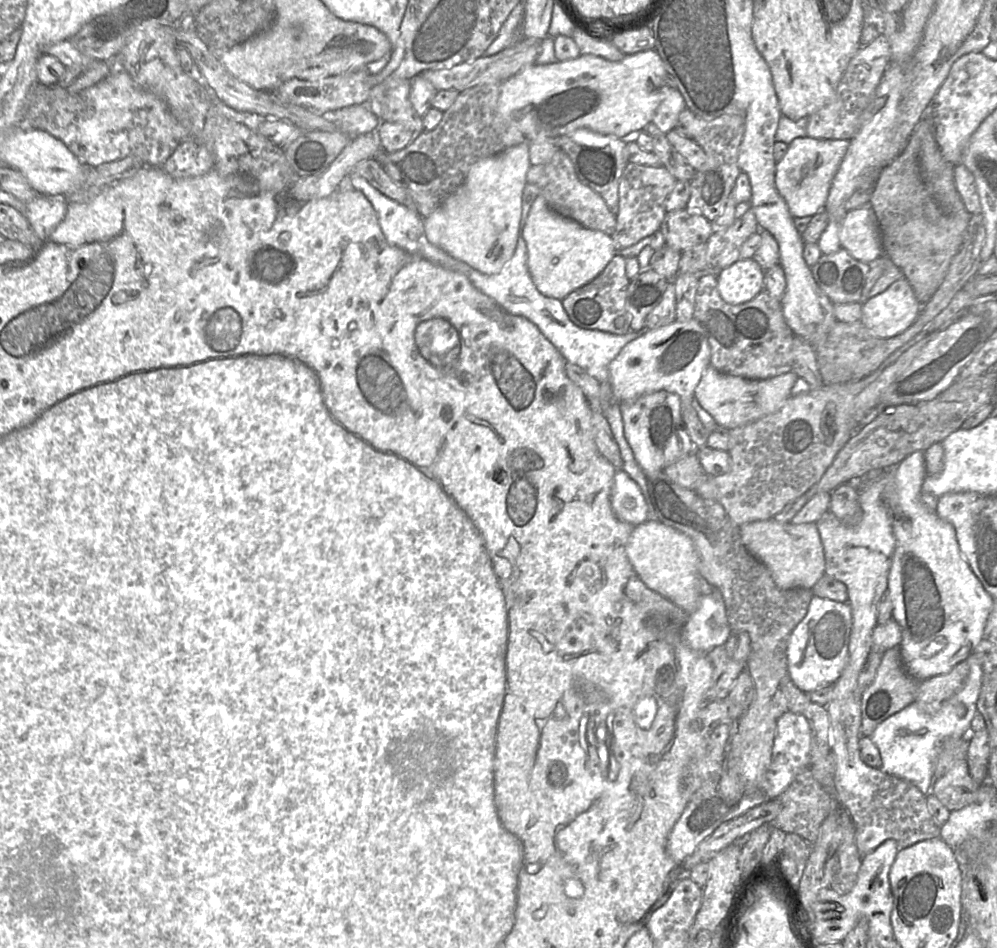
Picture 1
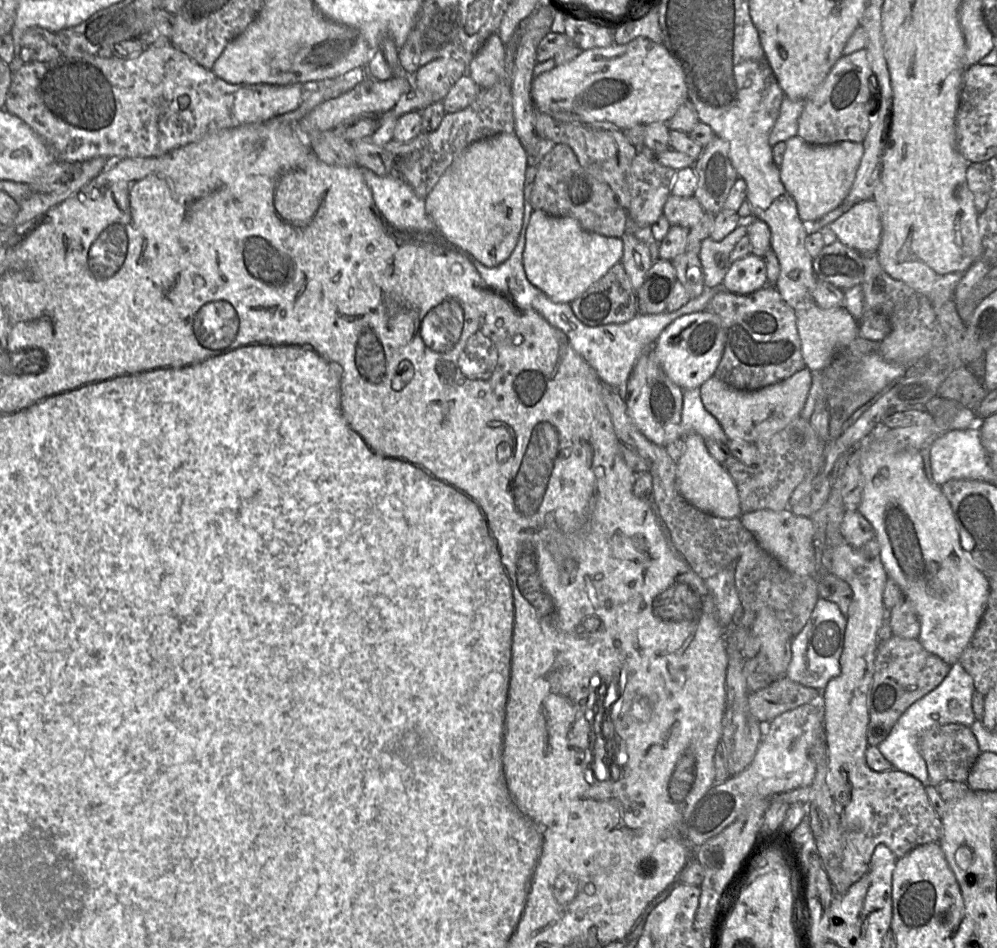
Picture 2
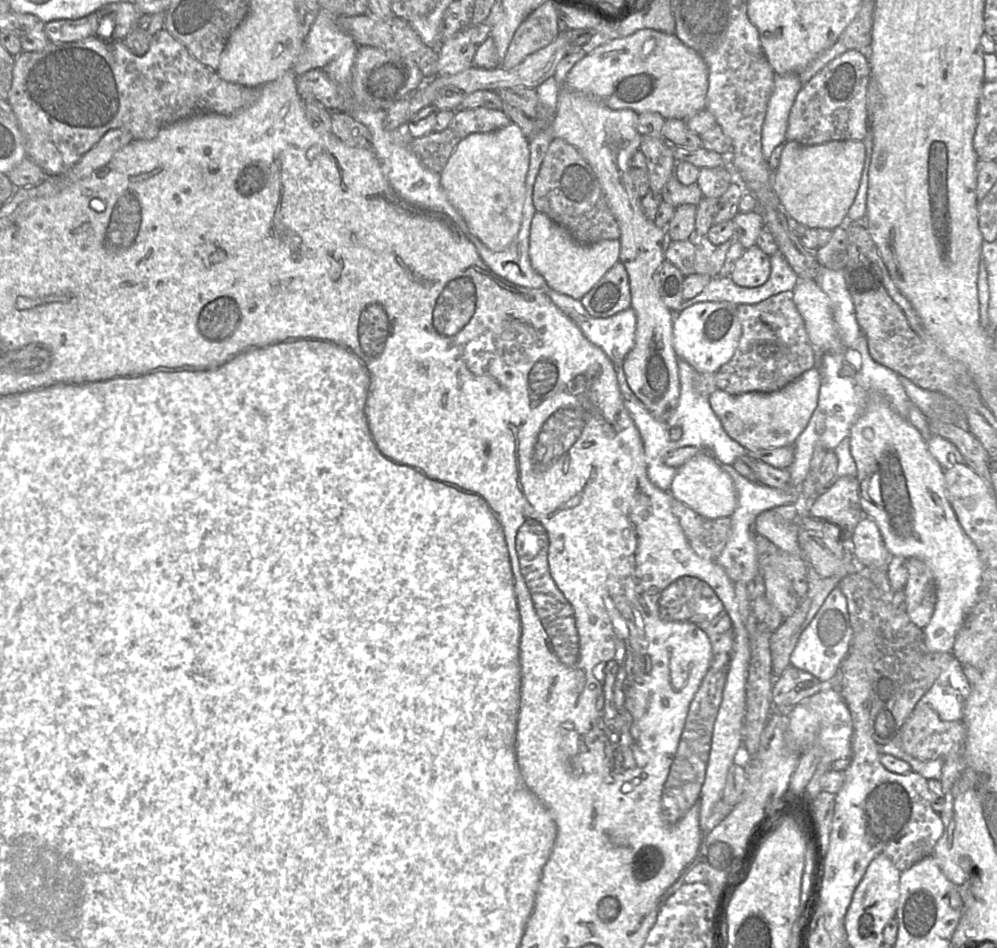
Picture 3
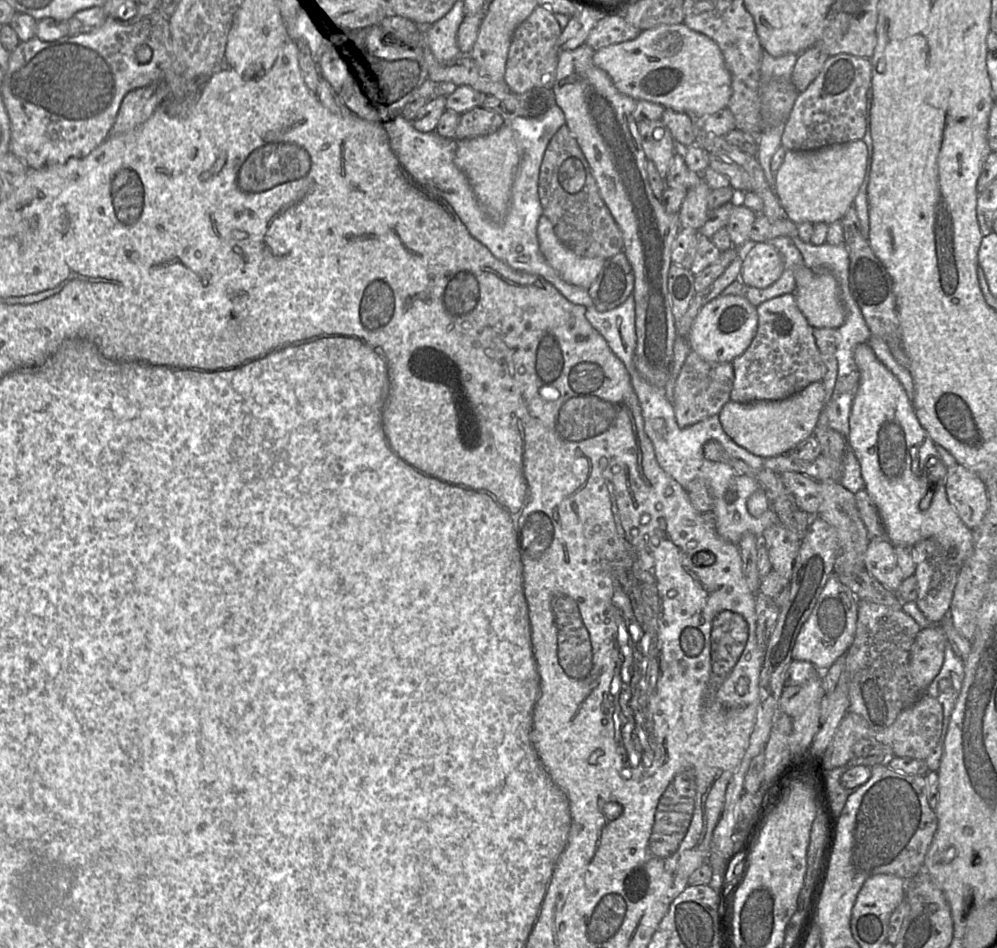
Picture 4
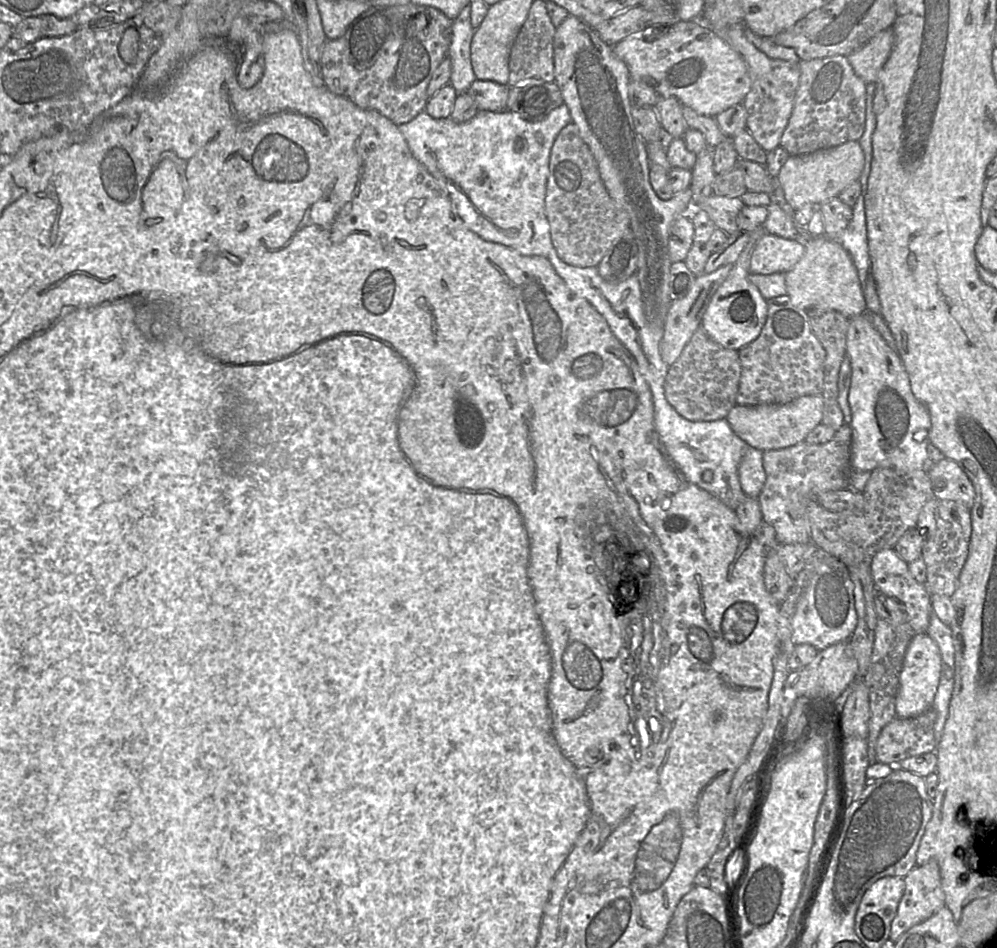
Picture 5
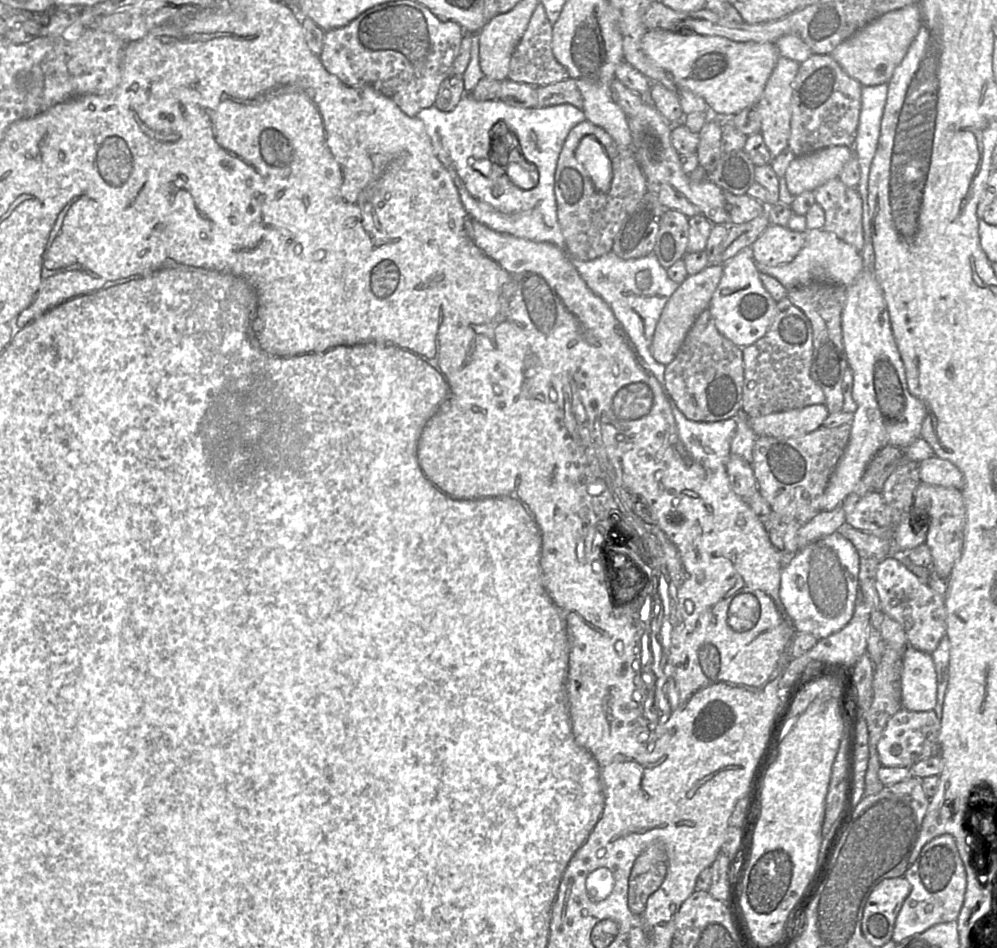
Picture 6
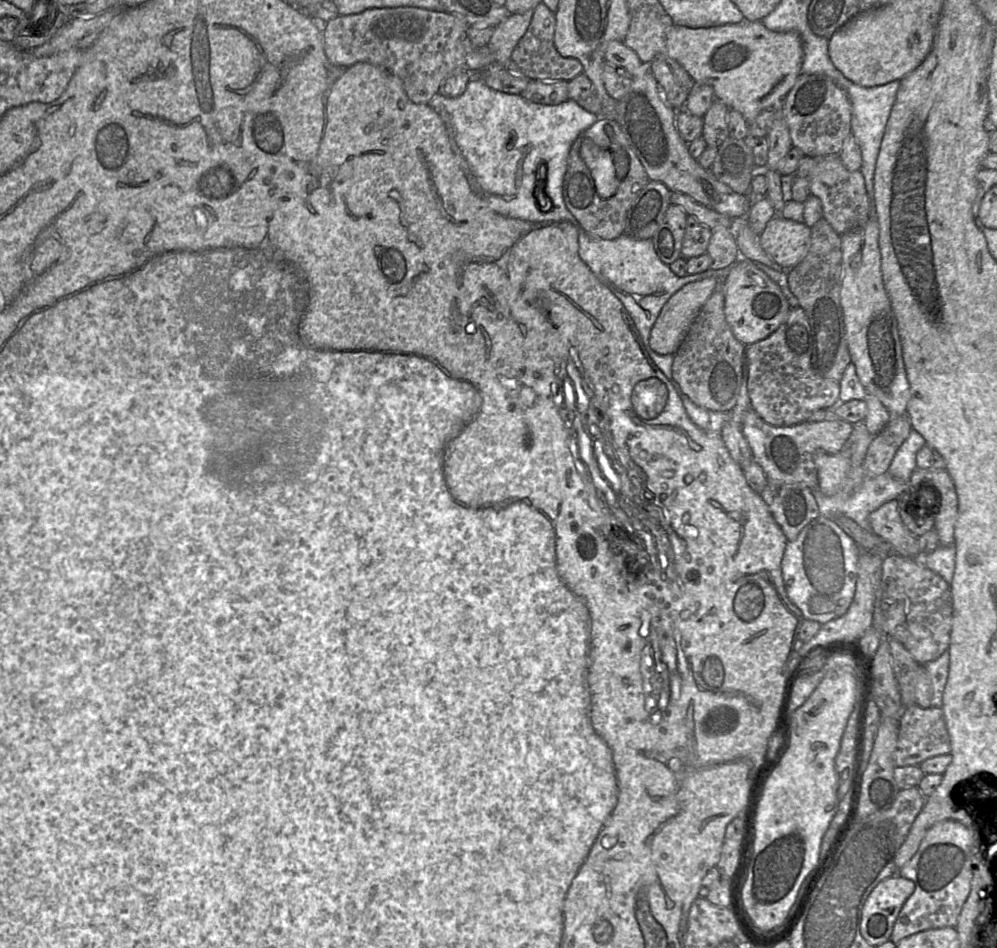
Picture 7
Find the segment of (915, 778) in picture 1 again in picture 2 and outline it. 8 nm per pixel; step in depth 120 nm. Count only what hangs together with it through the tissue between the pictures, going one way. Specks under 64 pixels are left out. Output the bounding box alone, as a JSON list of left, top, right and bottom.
[877,663,975,787]

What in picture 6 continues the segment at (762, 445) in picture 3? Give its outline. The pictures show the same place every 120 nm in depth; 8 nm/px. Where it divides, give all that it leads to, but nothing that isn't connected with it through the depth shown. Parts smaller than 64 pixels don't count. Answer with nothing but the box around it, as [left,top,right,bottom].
[748,404,829,438]

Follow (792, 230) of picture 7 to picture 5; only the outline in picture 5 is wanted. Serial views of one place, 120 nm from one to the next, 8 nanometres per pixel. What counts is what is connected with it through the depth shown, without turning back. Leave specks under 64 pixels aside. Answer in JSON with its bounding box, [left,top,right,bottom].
[750,232,804,273]

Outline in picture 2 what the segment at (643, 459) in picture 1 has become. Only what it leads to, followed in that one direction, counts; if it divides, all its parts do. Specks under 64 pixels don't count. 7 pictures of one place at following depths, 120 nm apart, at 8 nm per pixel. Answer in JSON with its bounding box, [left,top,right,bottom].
[625,345,683,447]

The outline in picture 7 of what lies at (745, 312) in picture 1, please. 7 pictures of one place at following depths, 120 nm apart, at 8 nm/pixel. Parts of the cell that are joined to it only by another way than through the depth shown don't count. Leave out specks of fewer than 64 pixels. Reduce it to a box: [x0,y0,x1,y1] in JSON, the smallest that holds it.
[745,307,840,427]

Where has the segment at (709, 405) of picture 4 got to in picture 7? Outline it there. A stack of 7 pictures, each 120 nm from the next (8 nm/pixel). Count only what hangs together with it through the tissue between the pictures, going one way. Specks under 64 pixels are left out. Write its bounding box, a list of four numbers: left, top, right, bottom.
[672,282,745,413]

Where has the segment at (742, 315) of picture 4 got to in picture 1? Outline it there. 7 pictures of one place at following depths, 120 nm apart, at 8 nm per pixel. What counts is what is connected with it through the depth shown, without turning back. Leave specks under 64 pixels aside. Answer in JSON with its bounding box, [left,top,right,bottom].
[603,319,711,493]

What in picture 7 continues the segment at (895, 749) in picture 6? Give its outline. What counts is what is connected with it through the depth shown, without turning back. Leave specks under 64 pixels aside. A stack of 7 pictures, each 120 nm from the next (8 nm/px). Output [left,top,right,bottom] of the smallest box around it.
[893,705,951,767]

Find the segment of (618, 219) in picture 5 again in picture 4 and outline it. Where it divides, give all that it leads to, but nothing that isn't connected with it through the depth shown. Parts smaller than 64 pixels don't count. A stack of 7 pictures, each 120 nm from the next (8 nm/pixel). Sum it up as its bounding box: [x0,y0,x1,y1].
[538,125,623,259]

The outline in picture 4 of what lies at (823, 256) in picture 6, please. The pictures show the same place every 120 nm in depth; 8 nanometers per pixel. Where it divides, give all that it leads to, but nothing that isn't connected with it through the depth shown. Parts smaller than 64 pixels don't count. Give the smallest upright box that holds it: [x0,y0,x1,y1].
[795,273,845,328]

